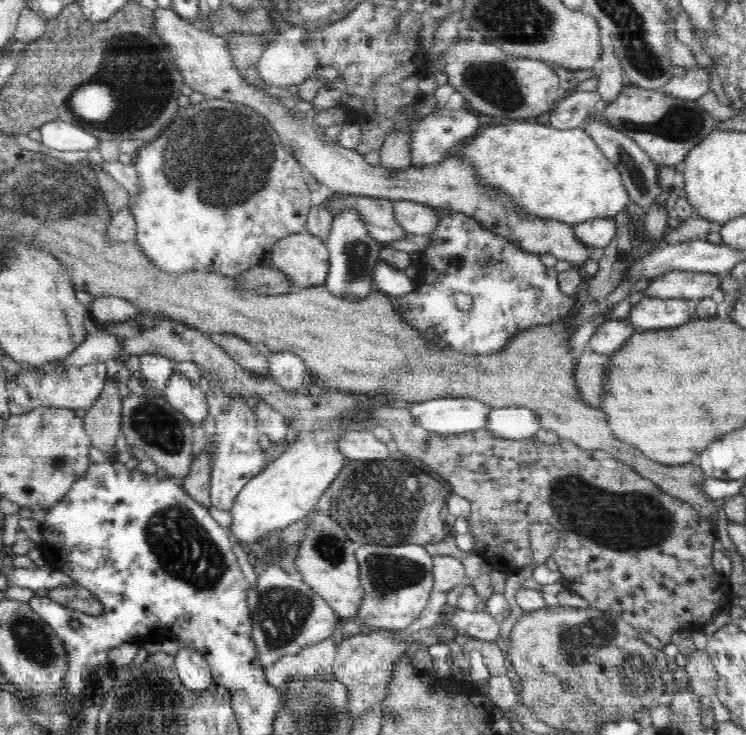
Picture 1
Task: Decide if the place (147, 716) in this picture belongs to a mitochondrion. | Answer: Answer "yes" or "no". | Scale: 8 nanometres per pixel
yes

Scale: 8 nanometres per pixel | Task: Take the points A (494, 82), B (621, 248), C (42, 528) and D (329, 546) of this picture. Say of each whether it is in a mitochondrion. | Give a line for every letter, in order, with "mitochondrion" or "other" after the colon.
A: mitochondrion
B: other
C: other
D: mitochondrion

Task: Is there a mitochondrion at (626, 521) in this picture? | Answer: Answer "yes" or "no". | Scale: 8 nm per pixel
yes

